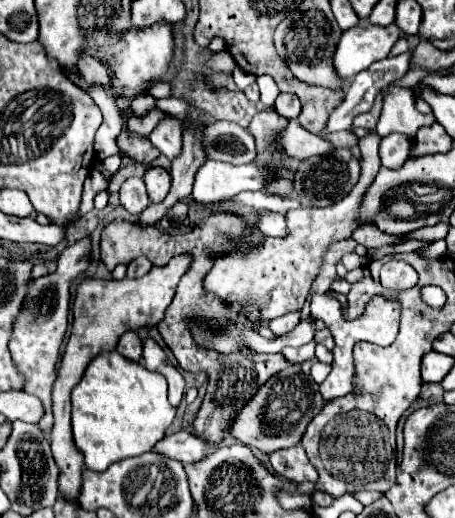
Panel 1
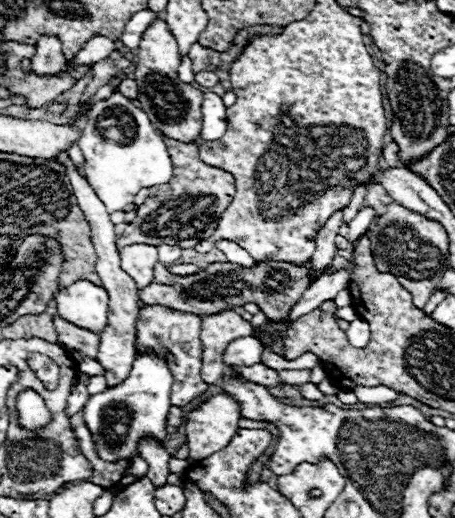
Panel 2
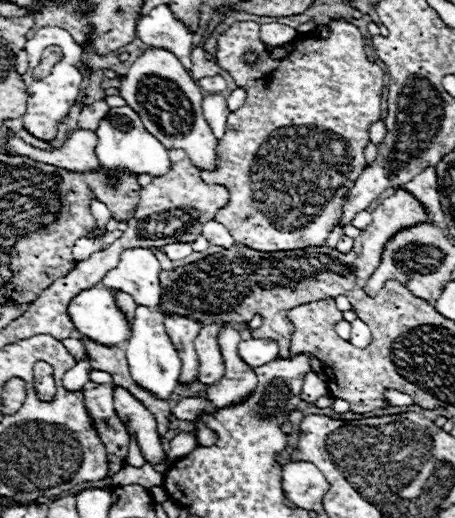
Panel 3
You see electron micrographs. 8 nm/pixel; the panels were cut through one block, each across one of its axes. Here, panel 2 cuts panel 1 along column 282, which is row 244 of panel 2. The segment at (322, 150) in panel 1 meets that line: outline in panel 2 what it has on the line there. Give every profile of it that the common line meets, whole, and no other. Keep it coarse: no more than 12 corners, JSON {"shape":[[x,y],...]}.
{"shape":[[130,244],[120,250],[122,270],[138,288],[152,282],[158,248]]}

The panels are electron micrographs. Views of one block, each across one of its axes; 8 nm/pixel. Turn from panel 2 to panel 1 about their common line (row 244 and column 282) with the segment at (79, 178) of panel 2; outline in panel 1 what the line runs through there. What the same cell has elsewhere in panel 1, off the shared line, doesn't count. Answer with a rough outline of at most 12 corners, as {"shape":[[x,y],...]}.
{"shape":[[280,94],[274,108],[284,118],[298,118],[300,100]]}

